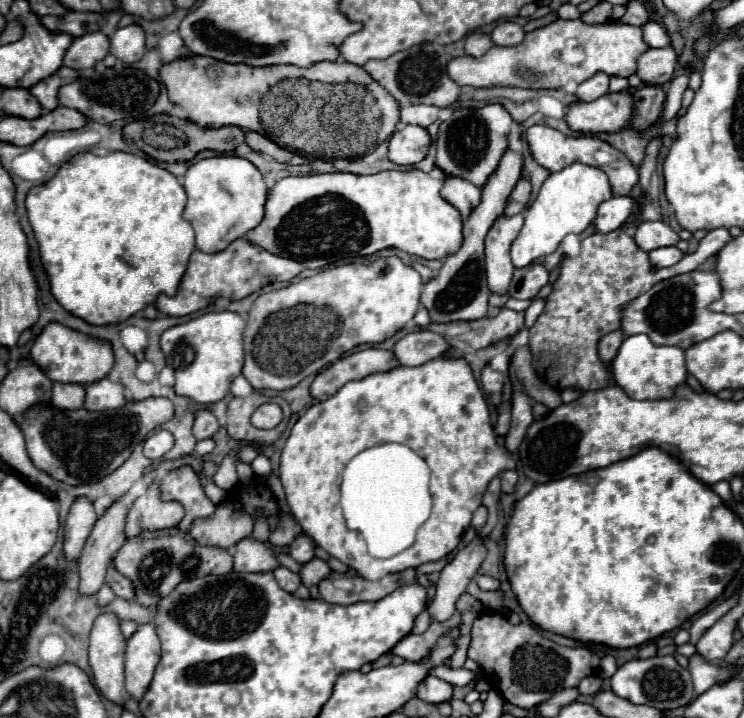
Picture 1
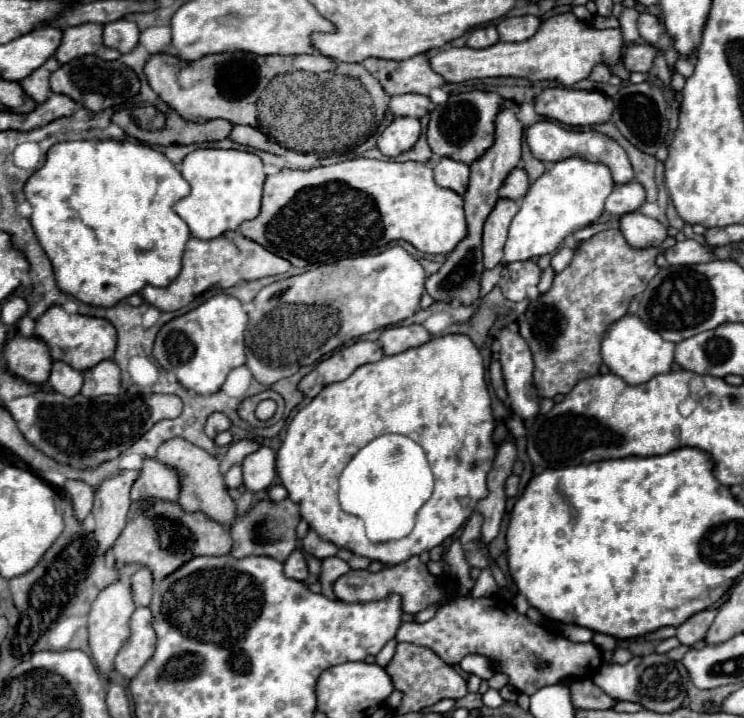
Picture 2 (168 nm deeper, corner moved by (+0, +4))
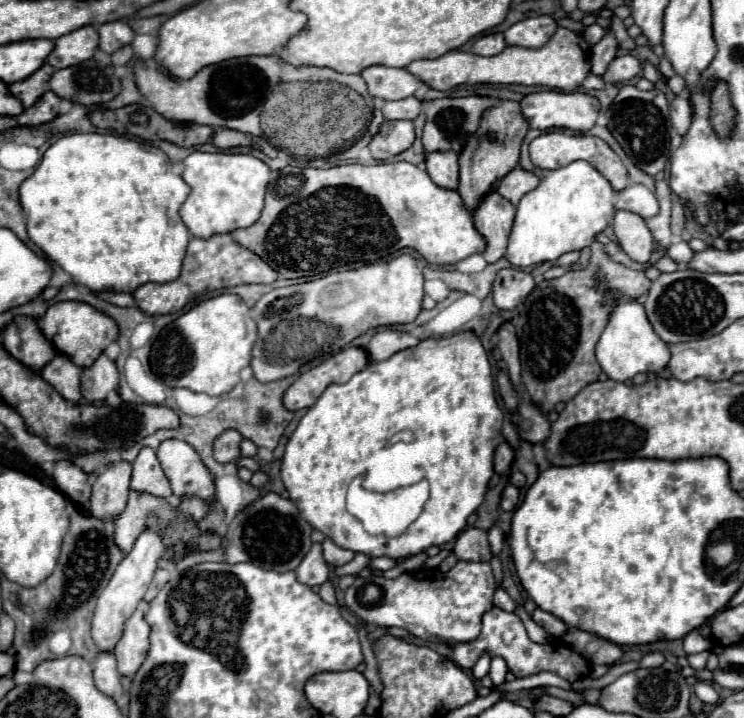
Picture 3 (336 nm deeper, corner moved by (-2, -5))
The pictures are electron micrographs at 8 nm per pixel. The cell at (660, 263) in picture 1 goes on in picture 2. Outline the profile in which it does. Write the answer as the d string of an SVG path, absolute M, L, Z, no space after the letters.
M683 240L669 248L665 252L665 258L669 264L703 264L715 260L717 256L709 246L703 246L697 240Z

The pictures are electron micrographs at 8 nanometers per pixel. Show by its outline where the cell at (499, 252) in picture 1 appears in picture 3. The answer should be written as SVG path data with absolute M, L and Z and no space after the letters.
M497 191L489 193L479 209L475 211L475 229L485 237L483 257L487 263L495 263L505 255L509 229L513 227L513 217L517 209L505 201Z

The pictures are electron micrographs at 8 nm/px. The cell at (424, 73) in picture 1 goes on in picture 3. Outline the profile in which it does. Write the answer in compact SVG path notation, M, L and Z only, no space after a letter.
M385 65L367 67L361 77L367 81L369 93L377 99L399 101L405 97L413 97L419 87L425 87L421 79L411 75L407 69L391 69Z

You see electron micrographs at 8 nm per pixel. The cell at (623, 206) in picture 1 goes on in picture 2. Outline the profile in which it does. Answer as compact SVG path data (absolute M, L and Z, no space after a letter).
M631 182L613 188L609 198L605 200L605 210L621 216L639 210L643 204L645 204L645 188L639 182Z

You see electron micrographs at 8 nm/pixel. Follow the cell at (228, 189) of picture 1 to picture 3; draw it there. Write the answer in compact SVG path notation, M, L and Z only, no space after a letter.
M195 151L191 153L185 161L185 171L183 171L183 179L185 183L191 187L191 193L187 197L187 201L181 205L181 219L187 225L187 229L191 231L193 237L199 239L209 239L213 235L219 233L233 233L235 229L241 227L251 227L263 209L263 197L265 197L265 189L269 183L269 167L255 159L253 155L231 155L231 153L203 153L203 151Z

